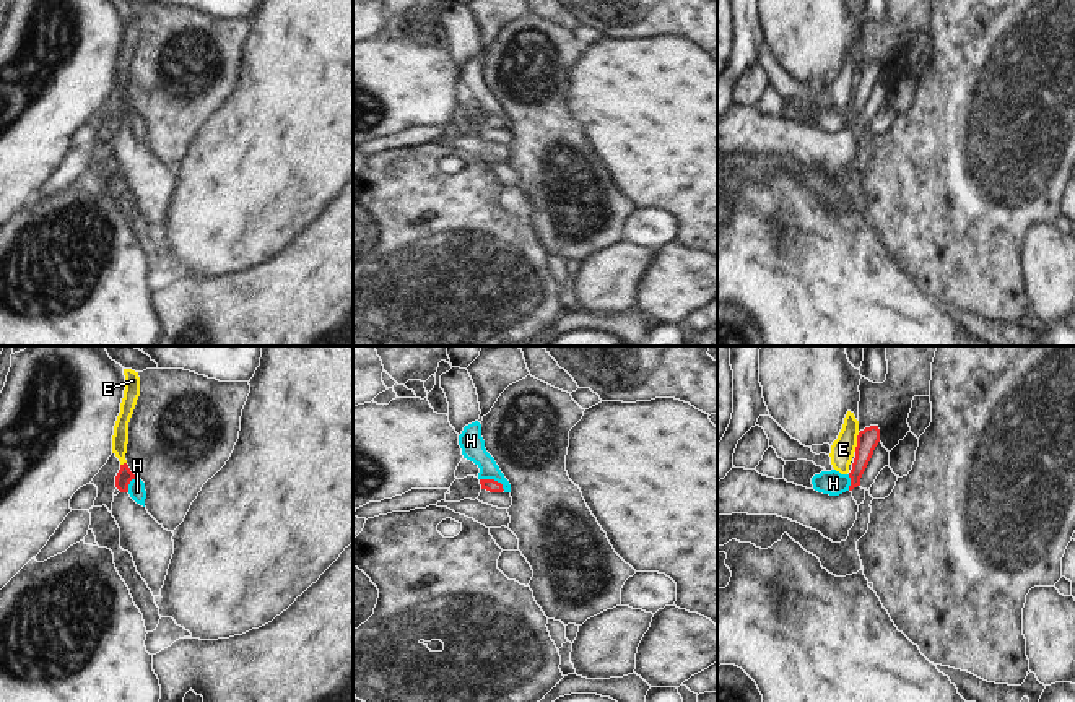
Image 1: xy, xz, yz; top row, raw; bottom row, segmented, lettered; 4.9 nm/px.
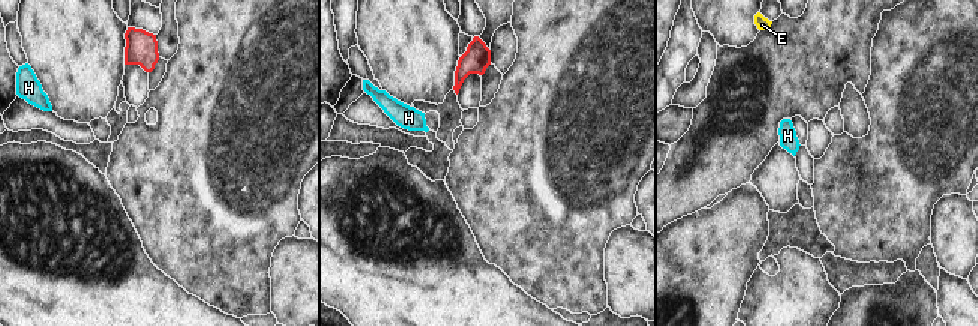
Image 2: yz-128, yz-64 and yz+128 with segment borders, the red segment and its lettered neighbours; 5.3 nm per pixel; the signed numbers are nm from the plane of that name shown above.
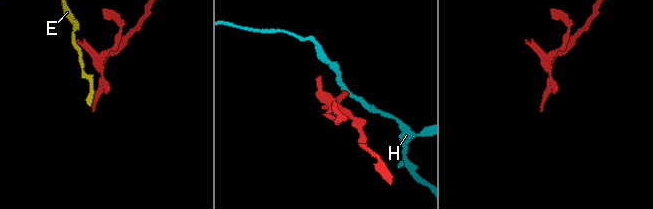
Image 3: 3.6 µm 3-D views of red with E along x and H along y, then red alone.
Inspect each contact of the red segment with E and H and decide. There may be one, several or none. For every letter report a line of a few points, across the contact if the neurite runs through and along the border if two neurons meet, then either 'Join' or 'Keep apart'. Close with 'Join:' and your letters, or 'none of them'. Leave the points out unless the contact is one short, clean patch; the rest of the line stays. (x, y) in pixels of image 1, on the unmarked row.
E: Line: yz (859, 69), (854, 86). Keep apart
H: Line: xz (480, 114), (493, 114), (504, 125). Keep apart
Join: none of them.

